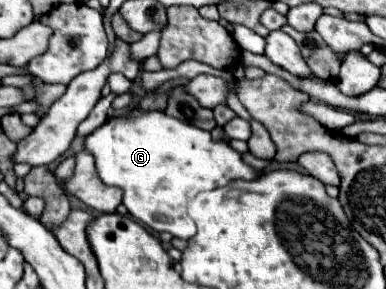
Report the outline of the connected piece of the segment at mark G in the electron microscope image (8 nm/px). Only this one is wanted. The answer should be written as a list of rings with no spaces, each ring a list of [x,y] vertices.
[[[132,110],[126,118],[112,118],[104,126],[96,128],[86,138],[86,150],[90,150],[96,158],[96,168],[108,186],[118,186],[124,190],[124,206],[130,216],[144,222],[148,228],[156,232],[170,232],[178,238],[192,238],[196,234],[196,224],[188,214],[188,202],[200,190],[214,190],[230,184],[230,180],[252,180],[258,178],[258,170],[248,166],[242,160],[242,154],[236,152],[226,140],[214,140],[210,132],[198,130],[192,124],[170,118],[164,112],[142,112]]]

